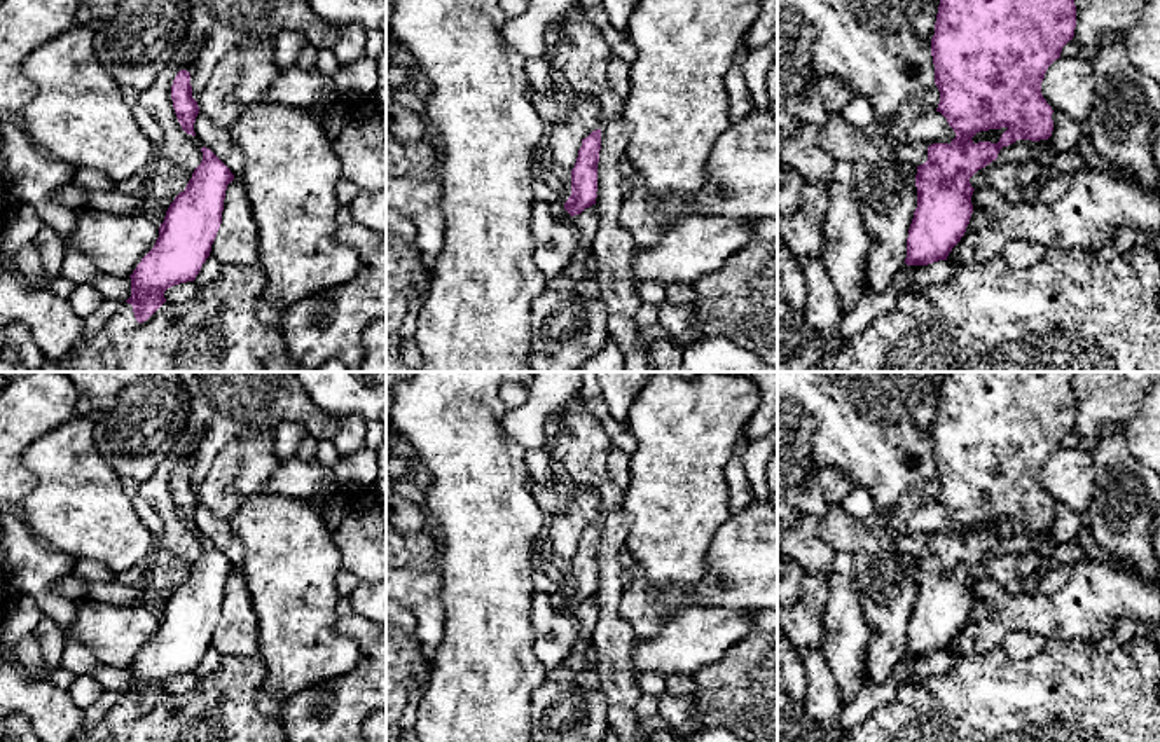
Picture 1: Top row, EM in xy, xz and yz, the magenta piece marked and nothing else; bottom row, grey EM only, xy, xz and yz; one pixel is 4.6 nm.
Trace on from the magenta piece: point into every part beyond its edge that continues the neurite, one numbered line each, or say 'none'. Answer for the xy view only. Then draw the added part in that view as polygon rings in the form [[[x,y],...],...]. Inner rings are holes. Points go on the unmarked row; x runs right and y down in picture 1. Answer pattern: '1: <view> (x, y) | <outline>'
none

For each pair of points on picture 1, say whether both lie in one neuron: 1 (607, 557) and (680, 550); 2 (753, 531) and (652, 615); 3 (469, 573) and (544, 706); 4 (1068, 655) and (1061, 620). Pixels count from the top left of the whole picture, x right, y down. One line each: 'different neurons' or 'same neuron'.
1: different neurons
2: same neuron
3: different neurons
4: different neurons

